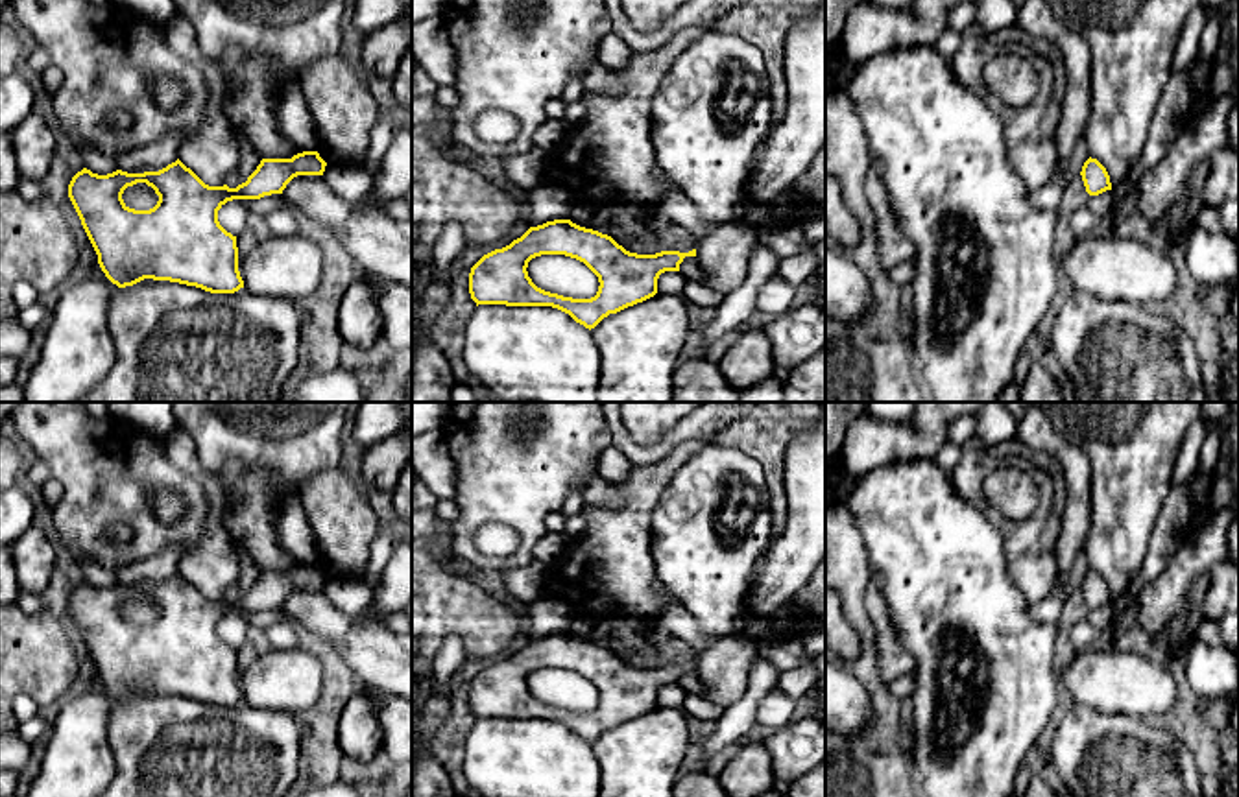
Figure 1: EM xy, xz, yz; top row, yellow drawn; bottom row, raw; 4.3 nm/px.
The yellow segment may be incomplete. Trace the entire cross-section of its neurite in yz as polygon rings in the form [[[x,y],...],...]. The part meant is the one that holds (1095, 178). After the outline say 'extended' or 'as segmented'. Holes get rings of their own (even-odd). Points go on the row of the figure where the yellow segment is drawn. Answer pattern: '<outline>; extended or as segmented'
[[[1088,159],[1082,166],[1082,181],[1089,196],[1099,196],[1112,190],[1110,175],[1106,168],[1097,159]]]; as segmented

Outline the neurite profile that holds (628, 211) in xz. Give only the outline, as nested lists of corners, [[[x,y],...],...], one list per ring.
[[[615,203],[611,205],[613,218],[635,220],[646,223],[654,216],[656,208],[639,203]]]

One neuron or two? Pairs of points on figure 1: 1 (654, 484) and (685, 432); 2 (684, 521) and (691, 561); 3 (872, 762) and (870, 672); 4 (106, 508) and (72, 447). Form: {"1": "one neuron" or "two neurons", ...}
{"1": "two neurons", "2": "one neuron", "3": "one neuron", "4": "one neuron"}

